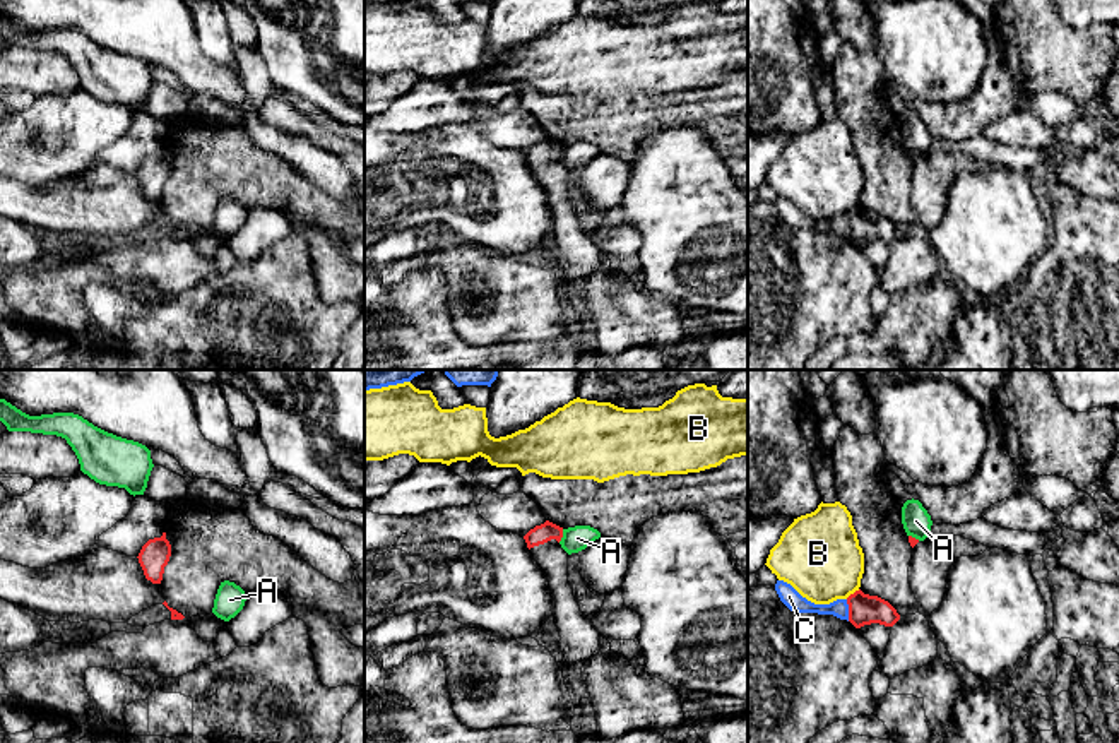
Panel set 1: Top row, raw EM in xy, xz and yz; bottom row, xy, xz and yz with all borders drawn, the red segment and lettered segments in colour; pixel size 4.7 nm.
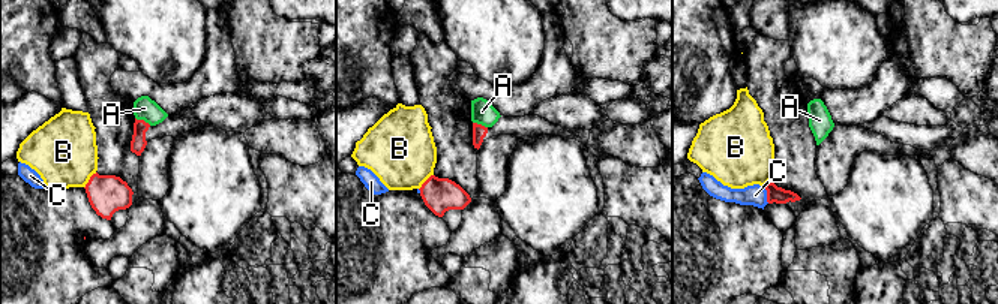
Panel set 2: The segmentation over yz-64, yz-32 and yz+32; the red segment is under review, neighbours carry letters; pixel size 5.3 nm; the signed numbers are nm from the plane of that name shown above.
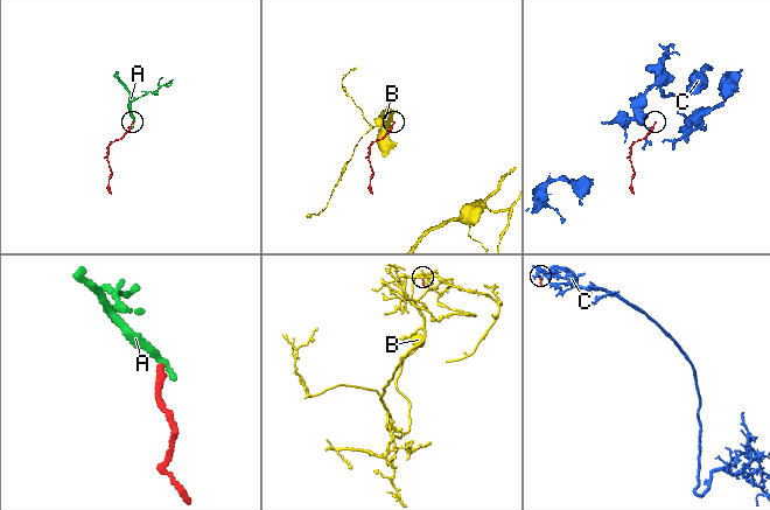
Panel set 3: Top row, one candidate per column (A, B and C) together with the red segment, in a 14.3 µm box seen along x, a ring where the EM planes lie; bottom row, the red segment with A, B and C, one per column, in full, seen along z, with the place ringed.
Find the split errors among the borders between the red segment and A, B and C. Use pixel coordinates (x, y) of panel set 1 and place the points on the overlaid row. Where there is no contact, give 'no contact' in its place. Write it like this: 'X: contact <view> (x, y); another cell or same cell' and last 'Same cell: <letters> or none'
A: contact xz (562, 536); another cell
B: contact yz (854, 593); another cell
C: contact yz (849, 610); another cell
Same cell: none

